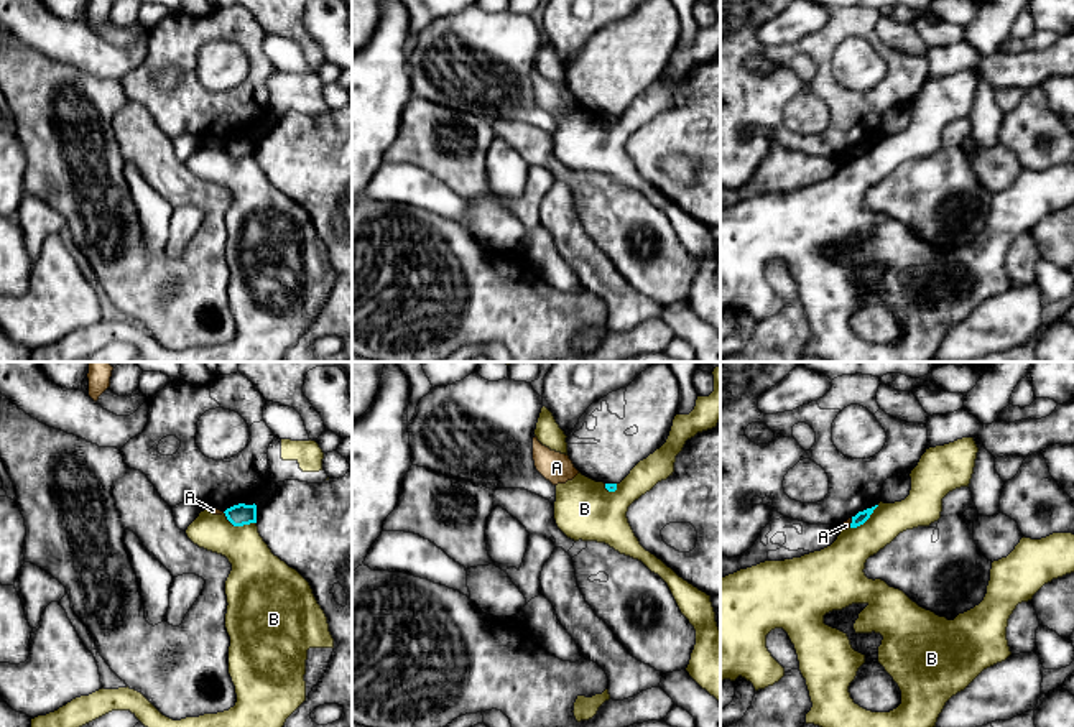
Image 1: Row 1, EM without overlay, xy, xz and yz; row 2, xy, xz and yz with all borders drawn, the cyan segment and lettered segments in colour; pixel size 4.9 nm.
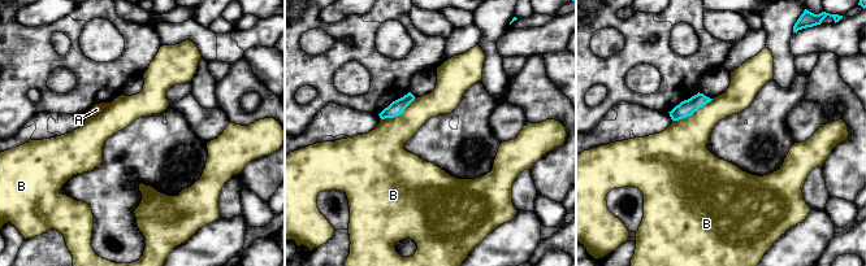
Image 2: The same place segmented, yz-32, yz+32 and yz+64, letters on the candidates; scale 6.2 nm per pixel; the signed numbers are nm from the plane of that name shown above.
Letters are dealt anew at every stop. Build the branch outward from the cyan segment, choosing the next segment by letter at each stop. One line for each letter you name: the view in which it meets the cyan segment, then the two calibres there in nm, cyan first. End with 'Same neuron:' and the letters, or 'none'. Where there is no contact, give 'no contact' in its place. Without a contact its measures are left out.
Same neuron: none

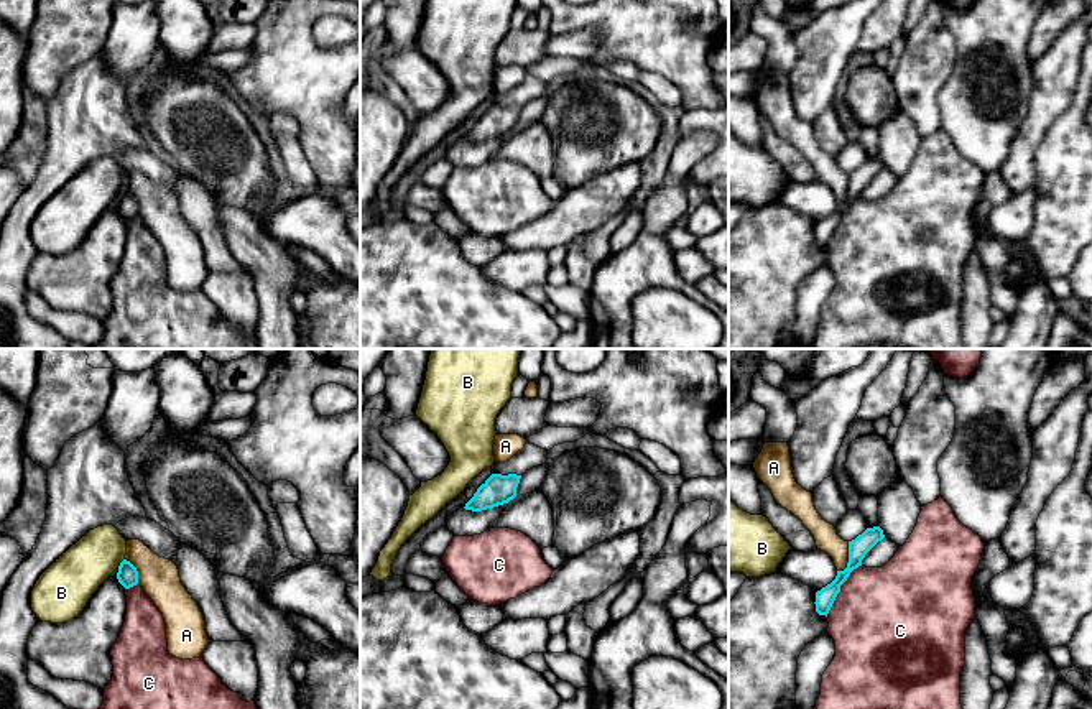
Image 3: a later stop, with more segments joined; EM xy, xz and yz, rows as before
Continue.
Same neuron: none

